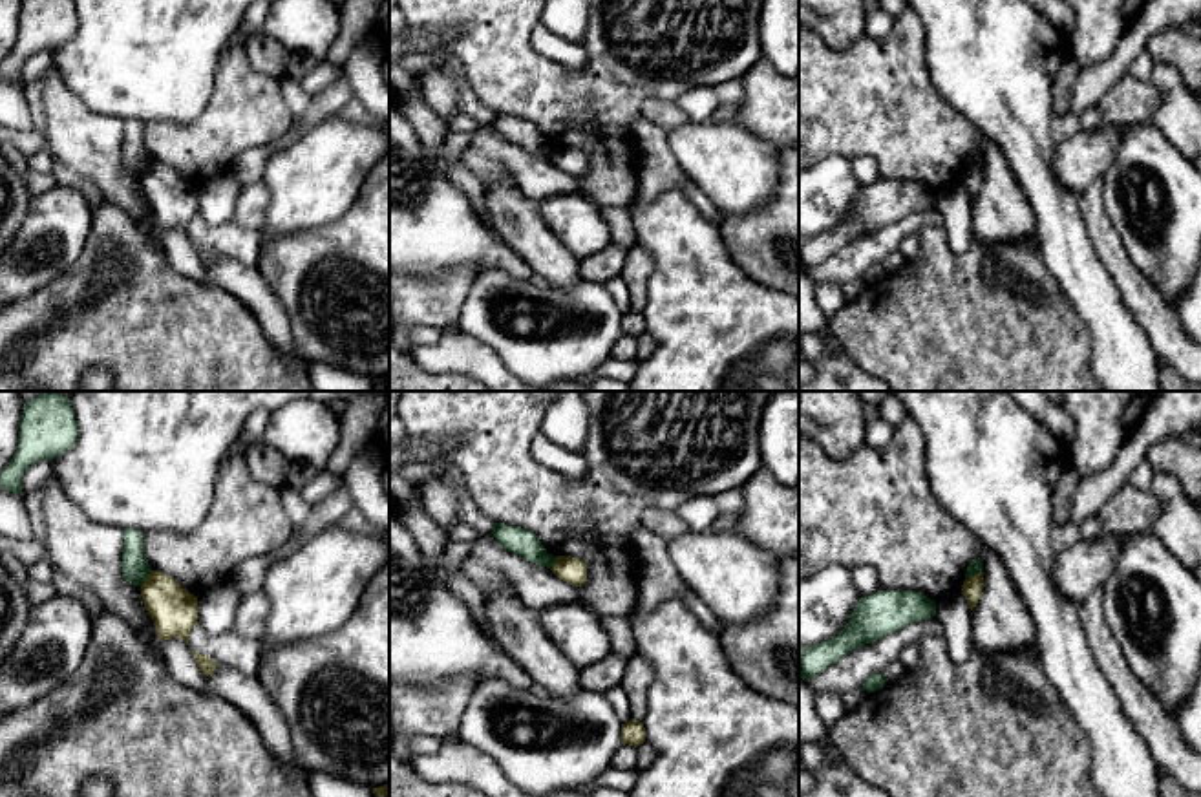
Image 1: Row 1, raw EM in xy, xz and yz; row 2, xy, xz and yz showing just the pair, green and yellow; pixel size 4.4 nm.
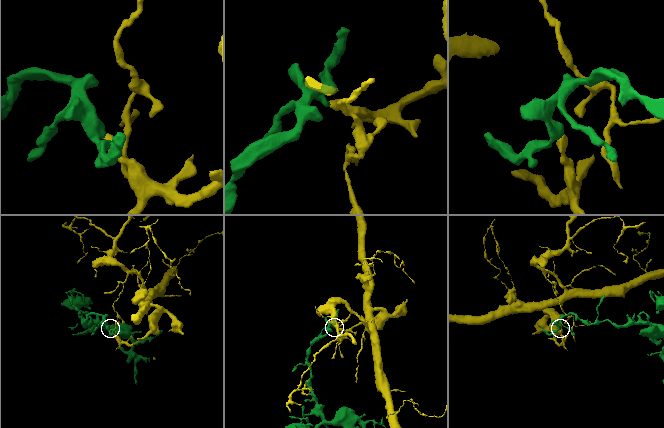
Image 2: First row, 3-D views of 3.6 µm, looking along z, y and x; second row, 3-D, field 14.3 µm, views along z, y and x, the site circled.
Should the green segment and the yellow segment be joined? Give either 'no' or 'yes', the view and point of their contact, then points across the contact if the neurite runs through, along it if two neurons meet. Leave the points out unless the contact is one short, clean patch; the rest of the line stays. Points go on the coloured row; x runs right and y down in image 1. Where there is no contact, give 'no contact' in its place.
no; meets green in yz at (973, 574); border along yz (982, 571), (966, 580)

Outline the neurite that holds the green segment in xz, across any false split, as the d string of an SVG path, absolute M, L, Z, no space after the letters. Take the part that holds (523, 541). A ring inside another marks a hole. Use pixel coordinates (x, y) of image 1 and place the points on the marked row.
M495 523L490 536L495 537L503 548L523 556L530 563L547 569L552 569L556 563L556 556L548 554L539 537L528 528Z

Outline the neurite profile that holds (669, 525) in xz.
M647 508L642 514L642 525L667 541L689 532L689 526L680 519L676 512L664 512L656 508Z

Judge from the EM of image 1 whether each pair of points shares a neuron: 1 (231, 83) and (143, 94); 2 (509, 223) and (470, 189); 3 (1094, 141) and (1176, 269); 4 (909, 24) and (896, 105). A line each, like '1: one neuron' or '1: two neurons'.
1: two neurons
2: two neurons
3: two neurons
4: one neuron

